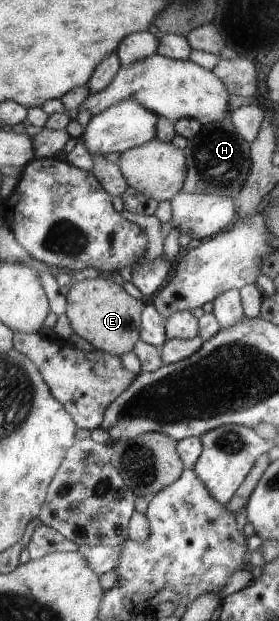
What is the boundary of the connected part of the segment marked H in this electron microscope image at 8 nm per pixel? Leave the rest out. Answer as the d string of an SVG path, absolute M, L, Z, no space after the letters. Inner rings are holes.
M231 114L223 123L205 124L203 130L187 142L184 151L188 164L188 179L183 190L185 193L219 194L236 200L252 174L252 143L241 136Z

